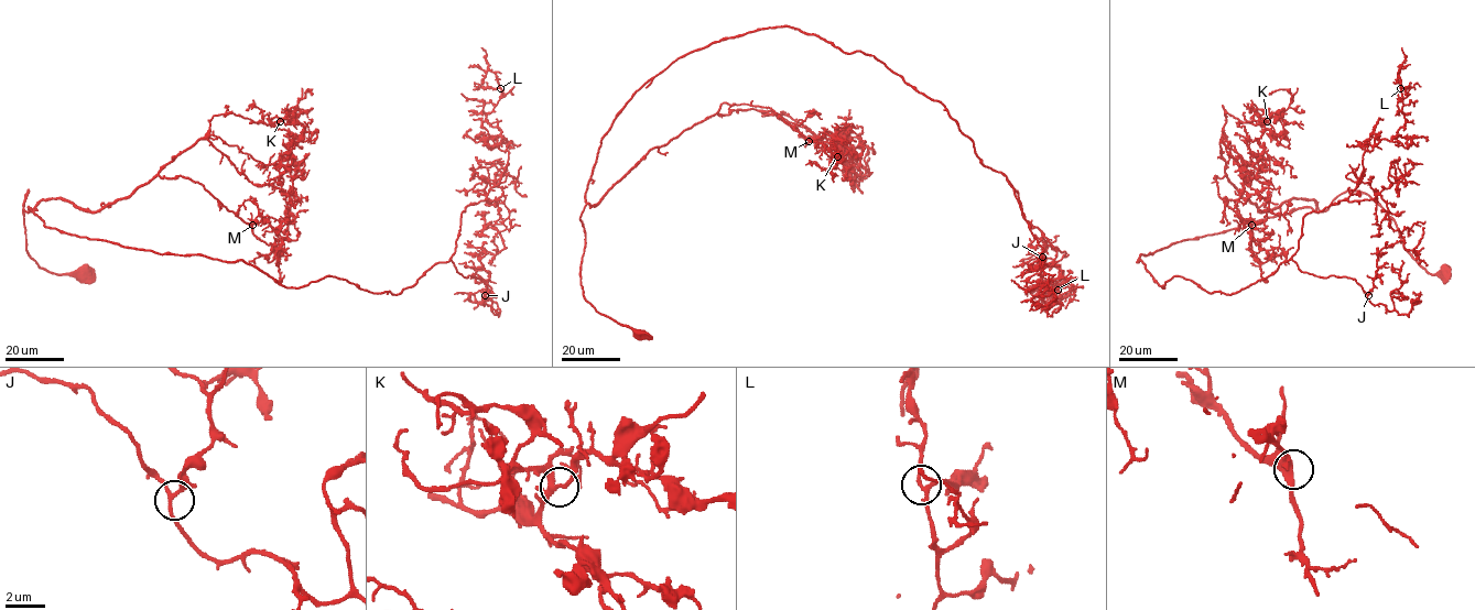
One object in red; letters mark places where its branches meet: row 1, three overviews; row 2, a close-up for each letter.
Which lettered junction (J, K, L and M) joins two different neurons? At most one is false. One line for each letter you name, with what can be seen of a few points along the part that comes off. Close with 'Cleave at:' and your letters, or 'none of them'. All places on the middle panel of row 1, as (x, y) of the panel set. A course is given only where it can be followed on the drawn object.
Cleave at: none of them

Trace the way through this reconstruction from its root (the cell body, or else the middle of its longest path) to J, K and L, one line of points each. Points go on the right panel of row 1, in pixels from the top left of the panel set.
J: (1443, 273), (1357, 191), (1137, 261), (1162, 287), (1180, 275), (1232, 294), (1292, 260), (1368, 295)
K: (1443, 273), (1359, 192), (1316, 211), (1313, 200), (1259, 211), (1243, 198), (1221, 156), (1224, 113), (1267, 121)
L: (1443, 273), (1357, 191), (1137, 261), (1162, 287), (1266, 278), (1403, 127), (1400, 88)

